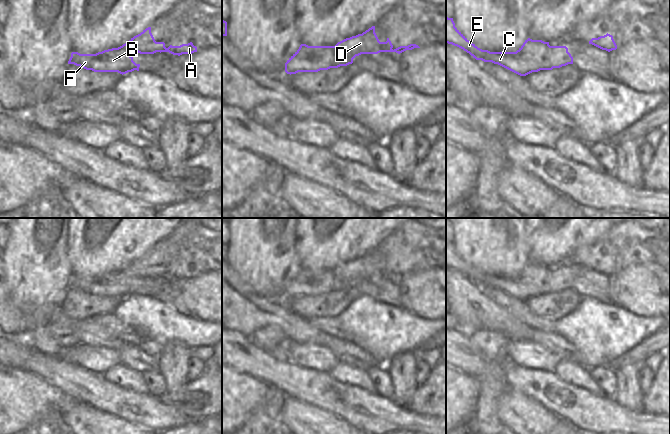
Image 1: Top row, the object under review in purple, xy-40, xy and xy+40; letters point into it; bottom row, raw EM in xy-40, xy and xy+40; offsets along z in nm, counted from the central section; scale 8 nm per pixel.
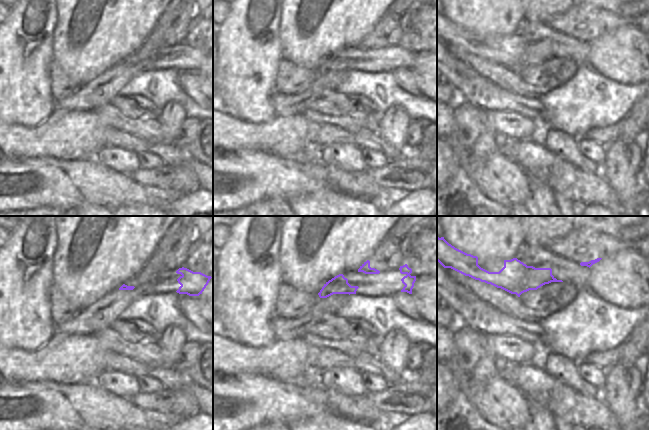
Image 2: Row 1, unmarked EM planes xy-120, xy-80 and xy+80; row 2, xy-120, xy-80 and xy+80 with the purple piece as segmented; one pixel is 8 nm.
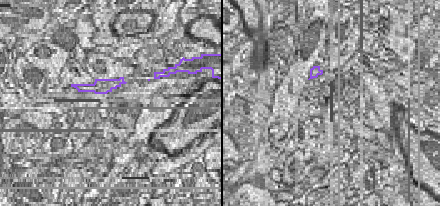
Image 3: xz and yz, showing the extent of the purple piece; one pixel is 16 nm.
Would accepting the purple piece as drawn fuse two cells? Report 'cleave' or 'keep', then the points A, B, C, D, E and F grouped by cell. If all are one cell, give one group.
cleave; A D / B C E F

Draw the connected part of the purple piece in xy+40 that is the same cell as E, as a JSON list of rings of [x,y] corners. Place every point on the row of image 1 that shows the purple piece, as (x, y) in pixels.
[[[446,16],[446,43],[457,46],[476,60],[498,64],[520,76],[540,70],[552,70],[549,61],[553,46],[542,40],[528,38],[516,52],[490,52],[470,42],[456,27],[453,18]]]

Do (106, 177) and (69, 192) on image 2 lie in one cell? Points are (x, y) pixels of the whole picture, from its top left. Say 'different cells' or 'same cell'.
same cell

